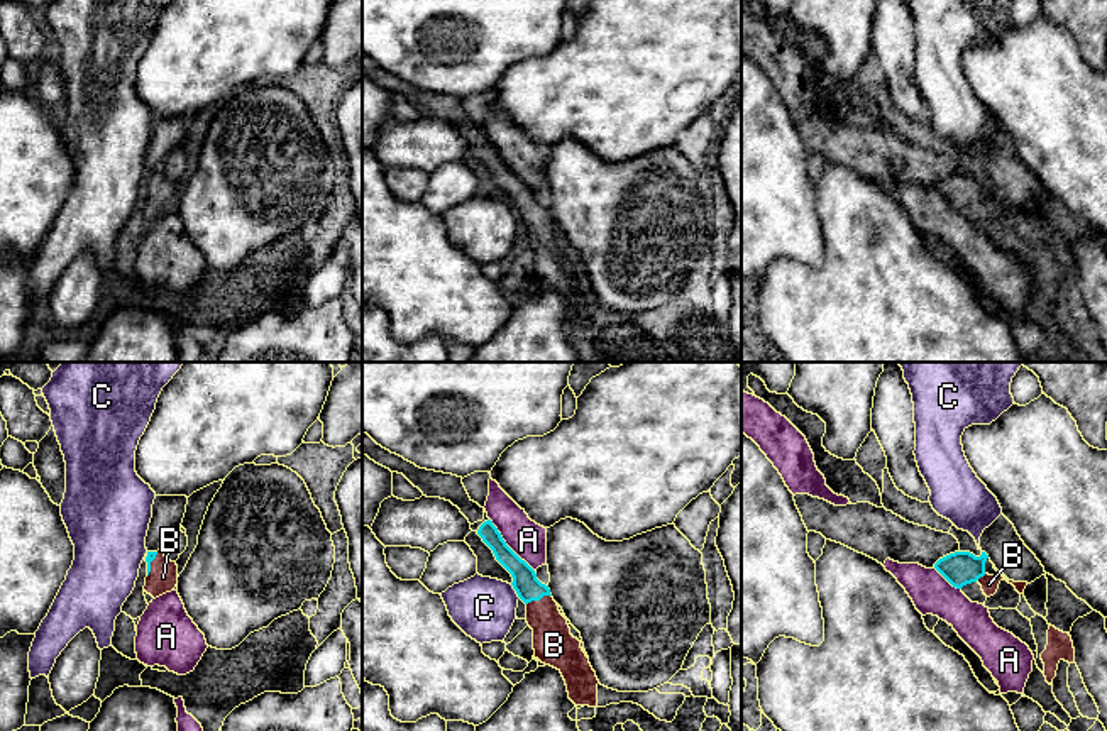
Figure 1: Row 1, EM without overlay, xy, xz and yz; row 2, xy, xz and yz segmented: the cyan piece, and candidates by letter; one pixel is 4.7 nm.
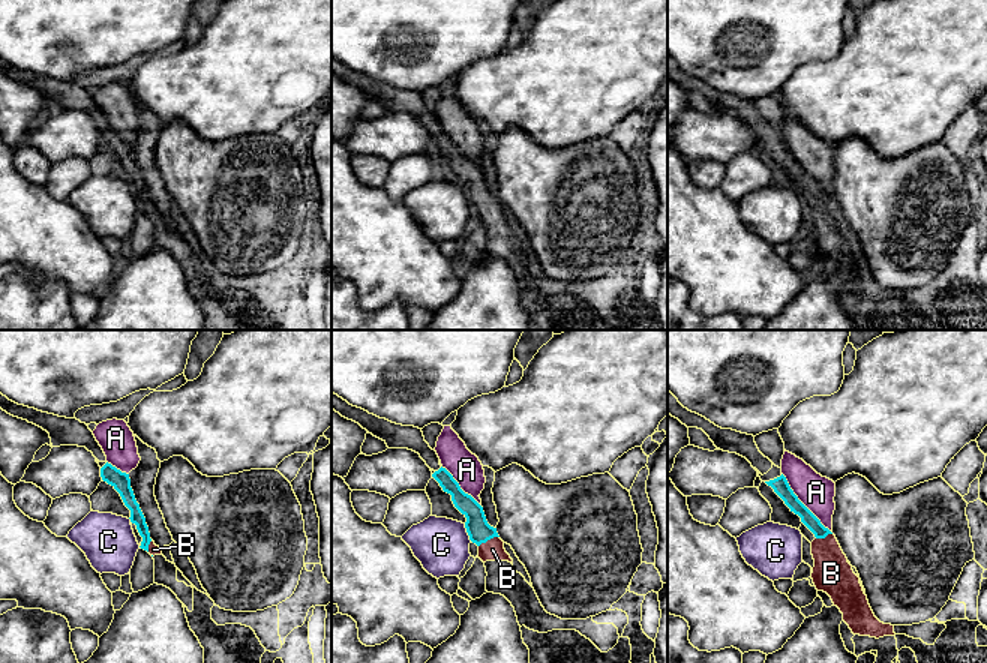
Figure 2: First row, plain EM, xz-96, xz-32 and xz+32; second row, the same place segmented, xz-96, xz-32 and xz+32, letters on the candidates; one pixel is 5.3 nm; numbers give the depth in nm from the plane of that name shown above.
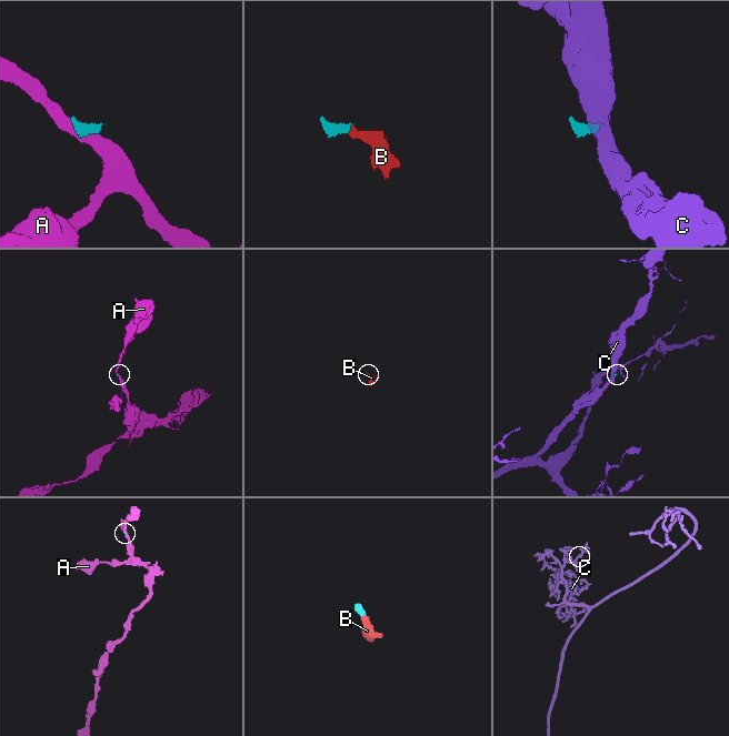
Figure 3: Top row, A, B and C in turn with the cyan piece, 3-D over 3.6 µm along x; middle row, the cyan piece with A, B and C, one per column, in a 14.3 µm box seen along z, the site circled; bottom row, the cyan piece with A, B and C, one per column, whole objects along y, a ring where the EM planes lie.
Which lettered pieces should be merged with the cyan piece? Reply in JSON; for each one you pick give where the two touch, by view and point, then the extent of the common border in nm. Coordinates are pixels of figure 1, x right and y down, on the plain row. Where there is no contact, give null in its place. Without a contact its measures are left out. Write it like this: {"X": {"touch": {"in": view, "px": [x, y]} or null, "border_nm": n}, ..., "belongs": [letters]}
{"B": {"touch": {"in": "xz", "px": [539, 220]}, "border_nm": 130}, "belongs": ["B"]}

